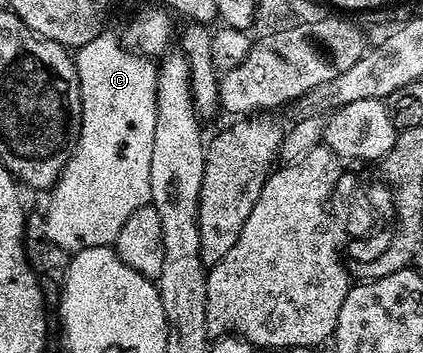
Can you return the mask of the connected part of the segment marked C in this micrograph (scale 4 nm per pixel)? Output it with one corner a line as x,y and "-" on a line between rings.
104,33
93,37
84,47
78,48
73,55
77,77
79,78
79,96
81,97
81,117
79,118
79,140
75,142
75,149
71,152
67,164
64,165
59,179
50,192
51,200
45,210
46,230
45,234
61,249
74,253
81,249
93,249
94,247
109,247
114,244
117,233
121,233
121,225
137,213
137,209
148,206
151,202
151,182
149,181
149,164
153,162
153,129
157,129
157,67
150,58
144,57
134,50
128,49
115,35

